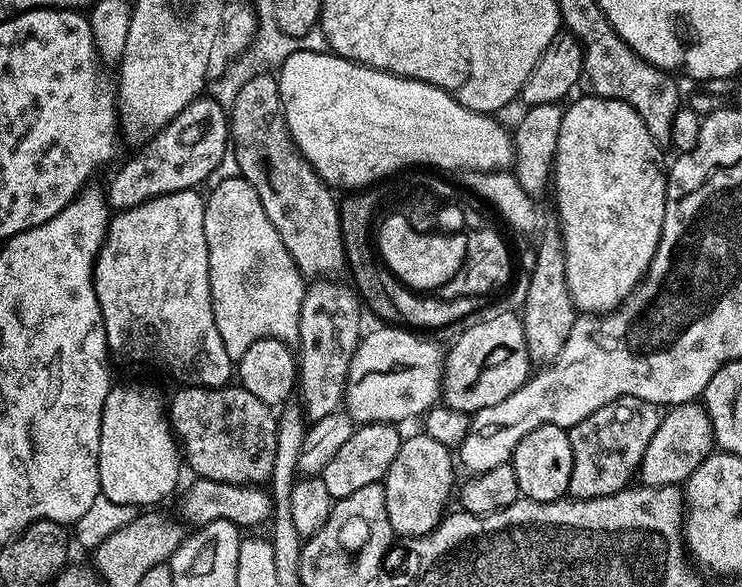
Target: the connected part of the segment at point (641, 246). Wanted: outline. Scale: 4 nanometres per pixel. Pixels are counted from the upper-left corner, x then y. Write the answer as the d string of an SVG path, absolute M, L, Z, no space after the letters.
M584 94L581 100L573 99L572 105L564 108L562 130L558 130L558 146L556 159L552 161L551 183L556 184L556 212L560 215L558 227L564 239L564 257L566 258L566 286L570 290L570 298L577 309L584 314L603 314L613 312L638 286L638 282L646 274L650 262L654 258L654 250L658 250L658 242L662 234L662 222L666 214L666 190L668 178L666 164L660 161L661 145L654 142L650 130L646 130L646 122L638 118L638 114L626 102L612 98L602 98L591 94Z

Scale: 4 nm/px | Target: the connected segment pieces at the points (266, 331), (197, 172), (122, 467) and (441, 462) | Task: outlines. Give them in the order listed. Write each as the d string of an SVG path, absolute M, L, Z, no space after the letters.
M239 174L226 178L211 190L213 191L212 197L209 195L204 201L204 213L206 214L206 226L204 229L206 230L206 246L208 247L208 257L210 258L210 294L212 295L214 322L218 326L218 334L222 334L222 346L226 346L226 354L230 354L233 362L238 362L242 358L242 354L246 354L246 350L250 350L250 346L254 346L254 342L259 340L271 338L285 342L299 341L298 322L302 314L306 280L305 277L301 276L300 271L296 269L294 258L290 258L290 250L286 250L286 242L282 242L278 230L274 230L274 222L270 222L270 218L266 218L266 210L262 210L258 190L254 190L254 186L250 186L250 182L246 182L244 177Z
M208 94L197 96L161 132L151 137L137 156L113 174L106 187L109 209L125 212L150 198L199 189L200 183L211 177L212 171L230 151L228 118L225 105Z
M117 383L106 394L106 406L102 406L102 430L100 431L100 445L98 446L98 478L100 479L100 495L113 506L119 504L144 504L140 506L156 506L159 500L164 500L176 488L180 480L180 464L182 468L182 453L178 447L178 441L172 434L172 425L168 423L166 404L152 388L143 388L140 384Z
M417 434L405 435L401 439L398 455L394 462L390 462L390 470L382 481L386 494L386 518L390 518L390 526L397 537L429 536L438 527L449 507L452 464L454 468L453 449L442 446L442 442L434 442L434 438Z

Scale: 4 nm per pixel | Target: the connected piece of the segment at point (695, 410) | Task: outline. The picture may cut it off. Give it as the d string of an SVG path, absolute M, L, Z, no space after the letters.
M693 402L669 407L663 413L658 430L654 430L654 438L650 438L650 446L646 446L646 454L638 473L639 483L650 488L683 485L713 451L712 420L703 403Z

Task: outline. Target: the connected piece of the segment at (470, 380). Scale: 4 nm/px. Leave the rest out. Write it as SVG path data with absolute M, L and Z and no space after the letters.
M506 310L502 314L494 314L494 318L490 321L464 328L461 333L461 336L453 342L452 349L450 347L447 349L444 357L442 400L447 407L474 414L486 406L498 406L498 402L510 398L514 390L518 390L527 382L534 365L526 346L524 321L517 313L515 316L512 310Z

